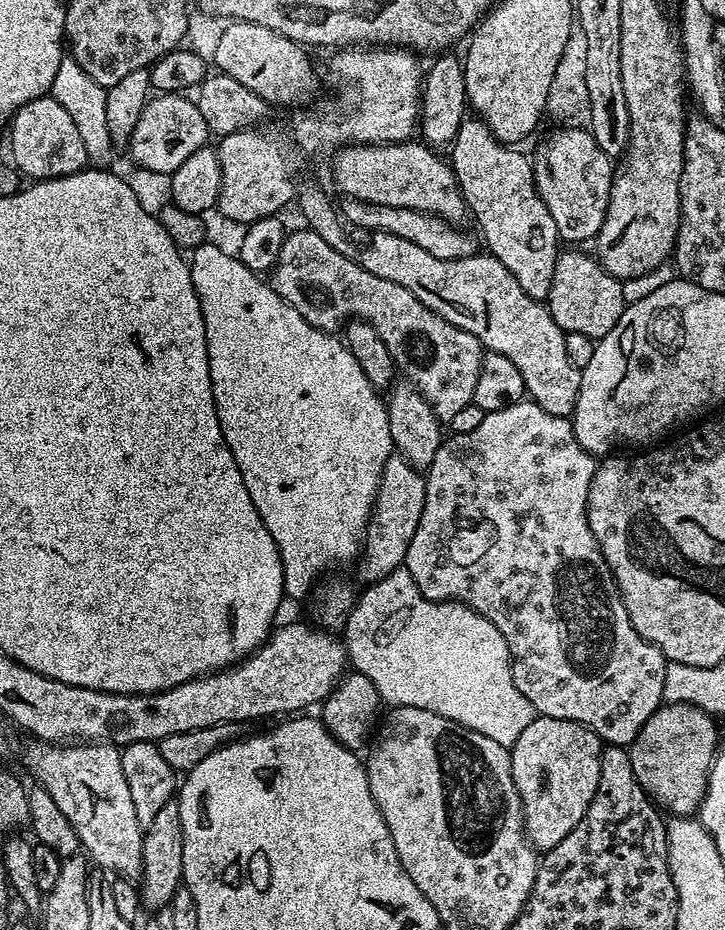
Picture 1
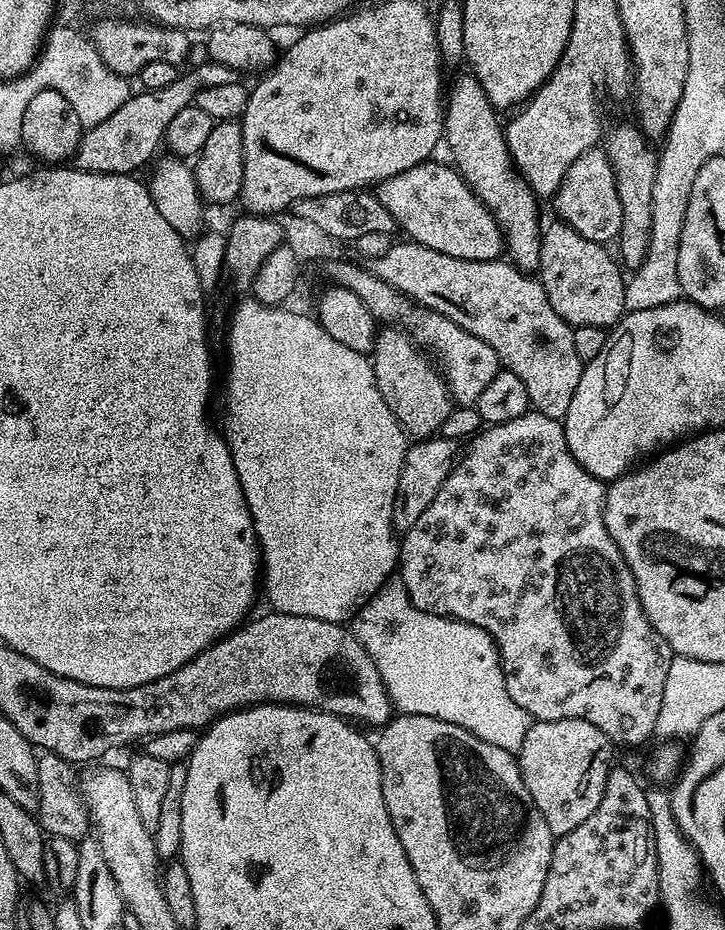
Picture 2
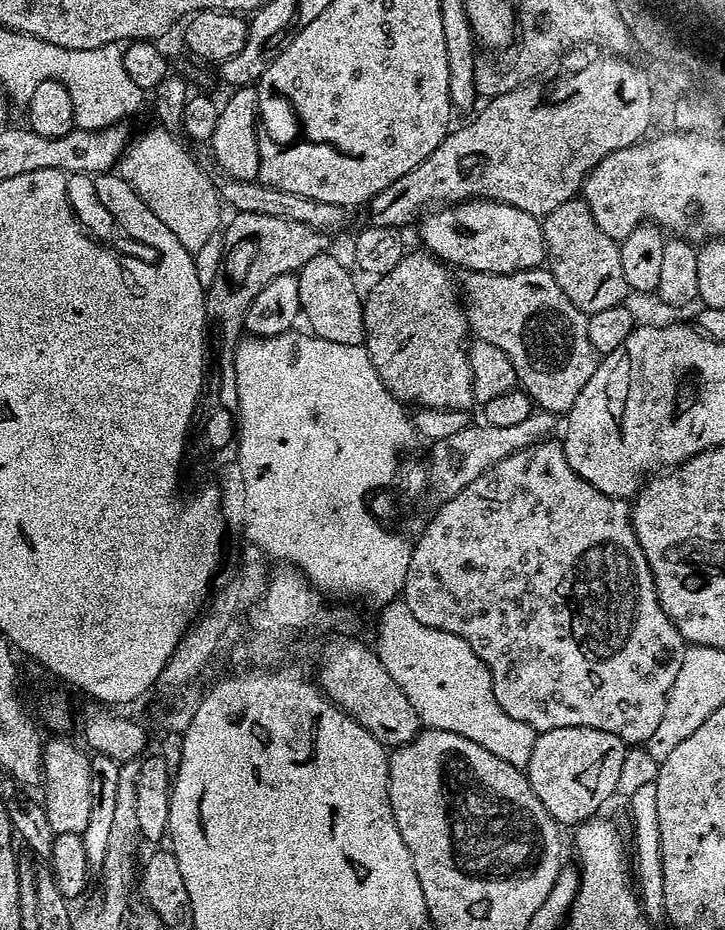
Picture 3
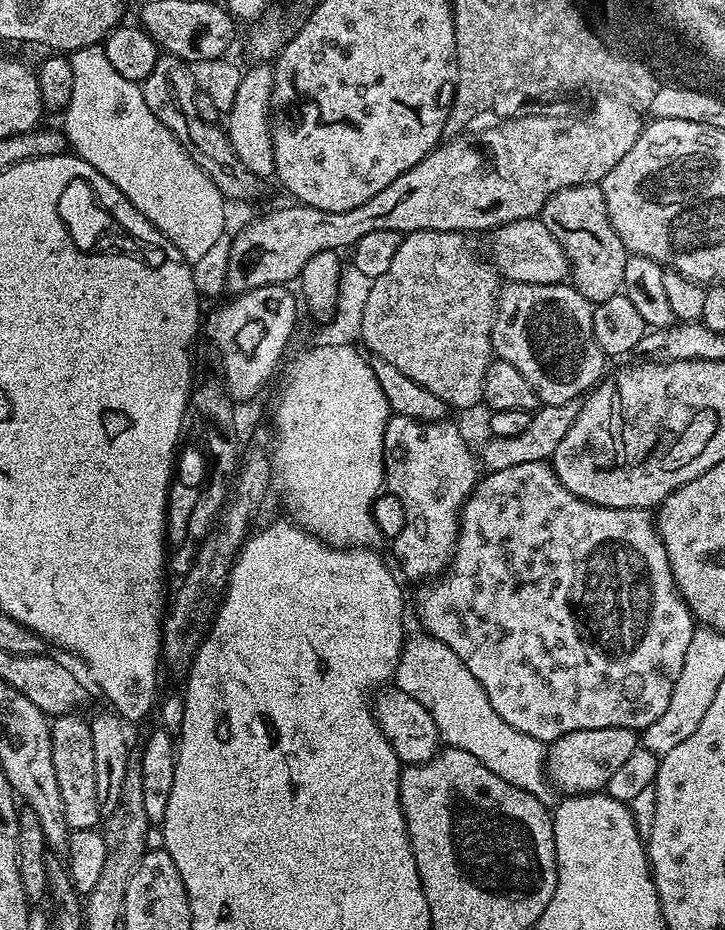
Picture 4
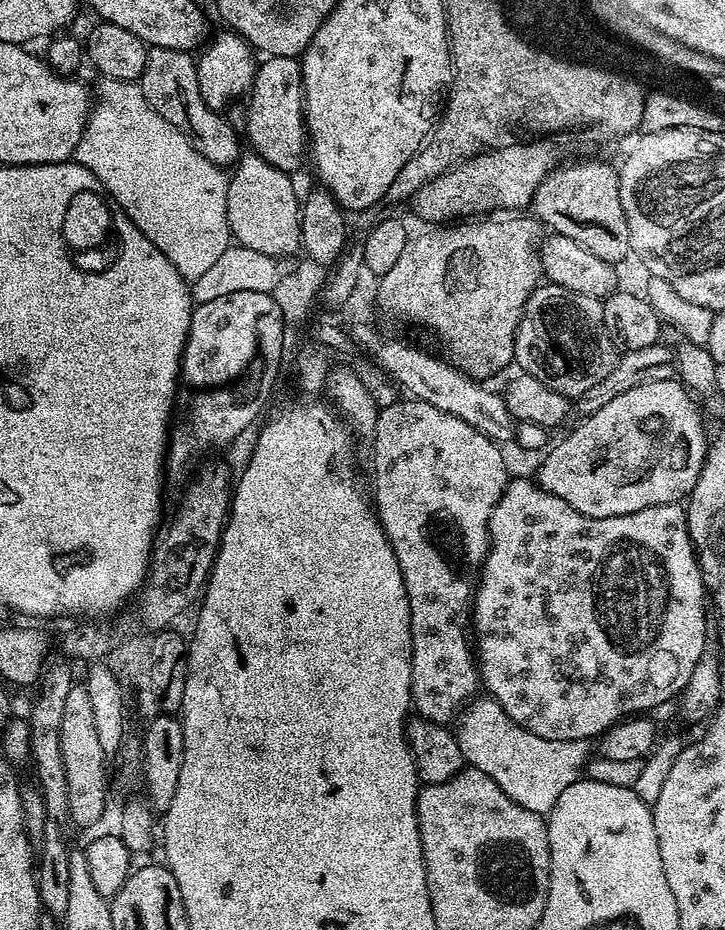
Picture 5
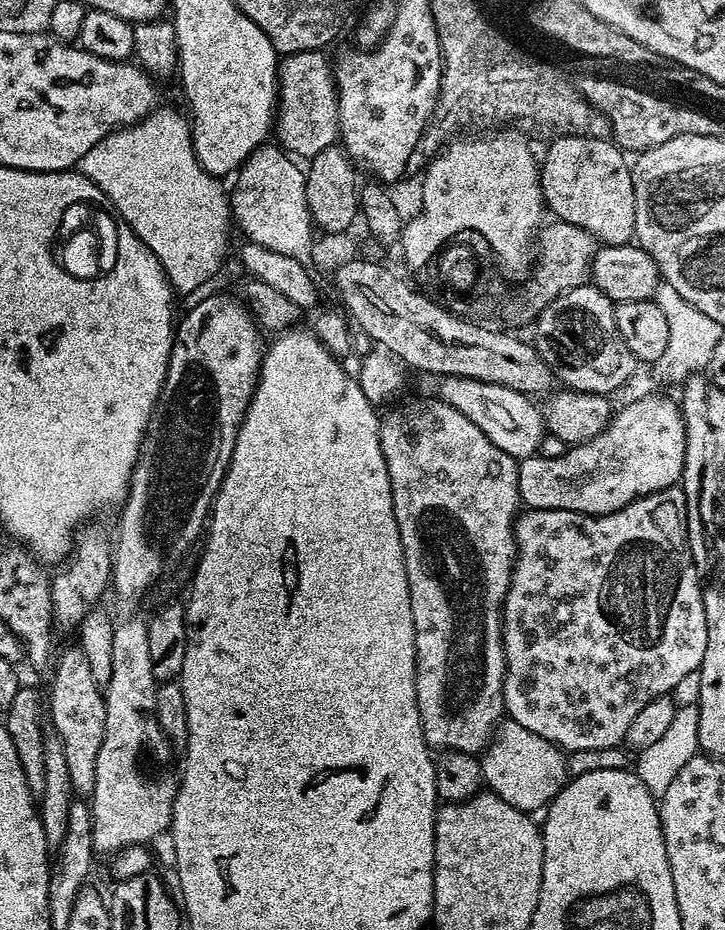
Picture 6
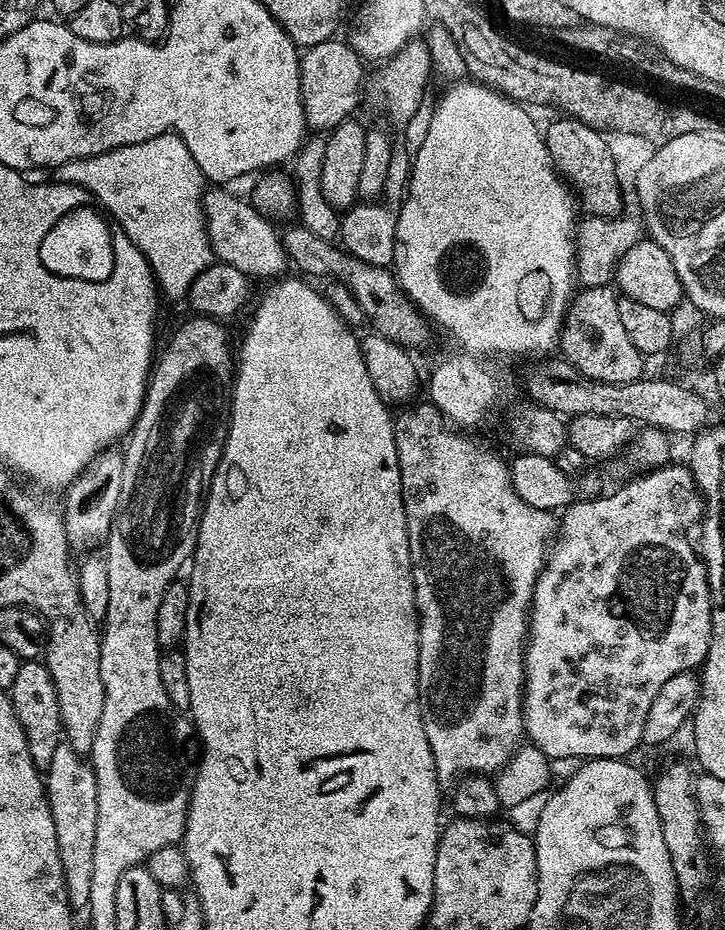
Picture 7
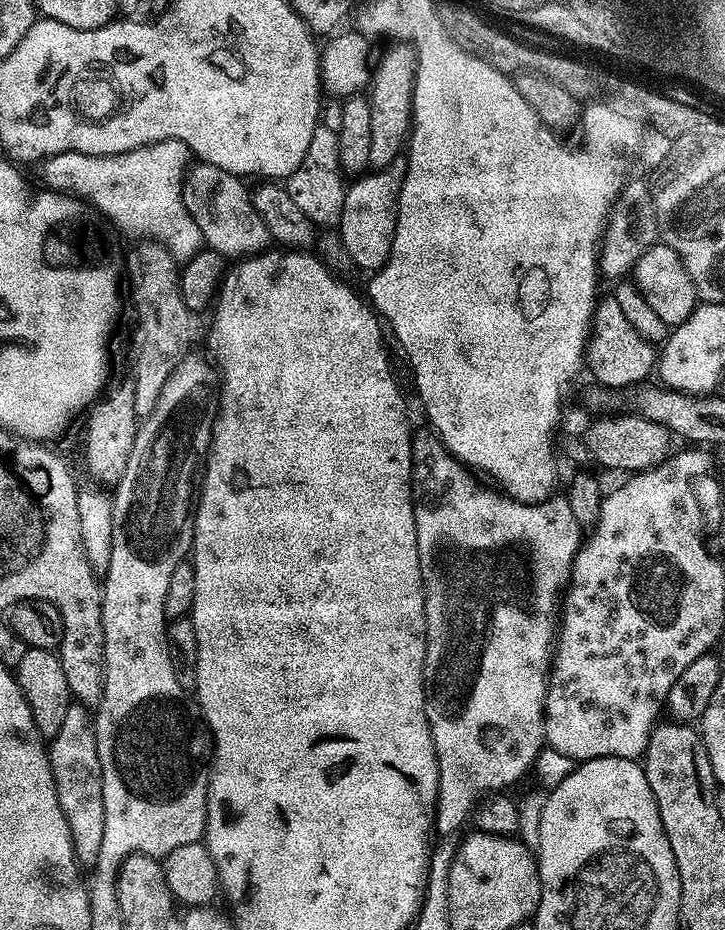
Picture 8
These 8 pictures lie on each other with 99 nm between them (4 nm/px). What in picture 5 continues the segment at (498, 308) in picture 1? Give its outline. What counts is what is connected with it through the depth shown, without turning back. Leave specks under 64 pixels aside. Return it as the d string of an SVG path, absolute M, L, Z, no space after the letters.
M545 283L534 289L524 304L512 339L512 355L519 371L534 374L538 382L569 398L586 394L594 382L602 382L610 359L604 353L605 341L598 332L596 337L592 329L598 312L597 305L592 304L595 303L582 293L559 288L557 284Z

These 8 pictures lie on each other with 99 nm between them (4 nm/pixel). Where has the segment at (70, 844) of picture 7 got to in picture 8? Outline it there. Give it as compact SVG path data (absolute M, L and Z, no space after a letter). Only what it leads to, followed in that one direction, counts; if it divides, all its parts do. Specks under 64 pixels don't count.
M70 704L62 727L51 737L48 749L59 805L70 826L76 859L84 866L95 865L105 833L105 803L102 801L101 759L98 758L94 720L85 705Z

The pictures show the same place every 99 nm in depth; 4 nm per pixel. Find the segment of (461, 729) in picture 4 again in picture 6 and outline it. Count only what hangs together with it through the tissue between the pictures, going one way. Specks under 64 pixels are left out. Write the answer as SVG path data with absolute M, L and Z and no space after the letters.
M511 718L501 719L494 735L480 760L483 783L519 812L532 814L535 808L543 809L569 779L565 753L546 738L526 730L526 726L518 726Z

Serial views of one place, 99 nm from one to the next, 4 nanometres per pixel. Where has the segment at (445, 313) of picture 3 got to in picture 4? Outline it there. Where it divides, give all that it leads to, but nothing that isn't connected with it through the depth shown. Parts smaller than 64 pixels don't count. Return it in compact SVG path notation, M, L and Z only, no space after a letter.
M418 230L407 233L400 241L398 254L394 254L394 262L390 262L390 270L374 280L370 288L359 337L372 356L390 362L452 410L472 408L483 401L486 374L494 359L492 327L502 287L500 273L468 245L468 240L463 232Z

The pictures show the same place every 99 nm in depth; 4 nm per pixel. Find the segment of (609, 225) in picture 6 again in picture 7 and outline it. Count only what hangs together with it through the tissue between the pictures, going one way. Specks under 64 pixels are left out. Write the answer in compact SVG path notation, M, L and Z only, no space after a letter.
M561 116L552 121L547 130L544 130L545 137L545 151L548 151L552 156L553 167L555 171L569 183L574 182L578 193L578 198L581 207L583 206L589 211L587 212L592 216L602 216L605 218L611 218L617 215L621 211L622 196L620 194L620 177L616 172L615 161L613 160L613 154L611 154L609 141L605 138L605 135L594 128L588 126L586 123L571 117Z

